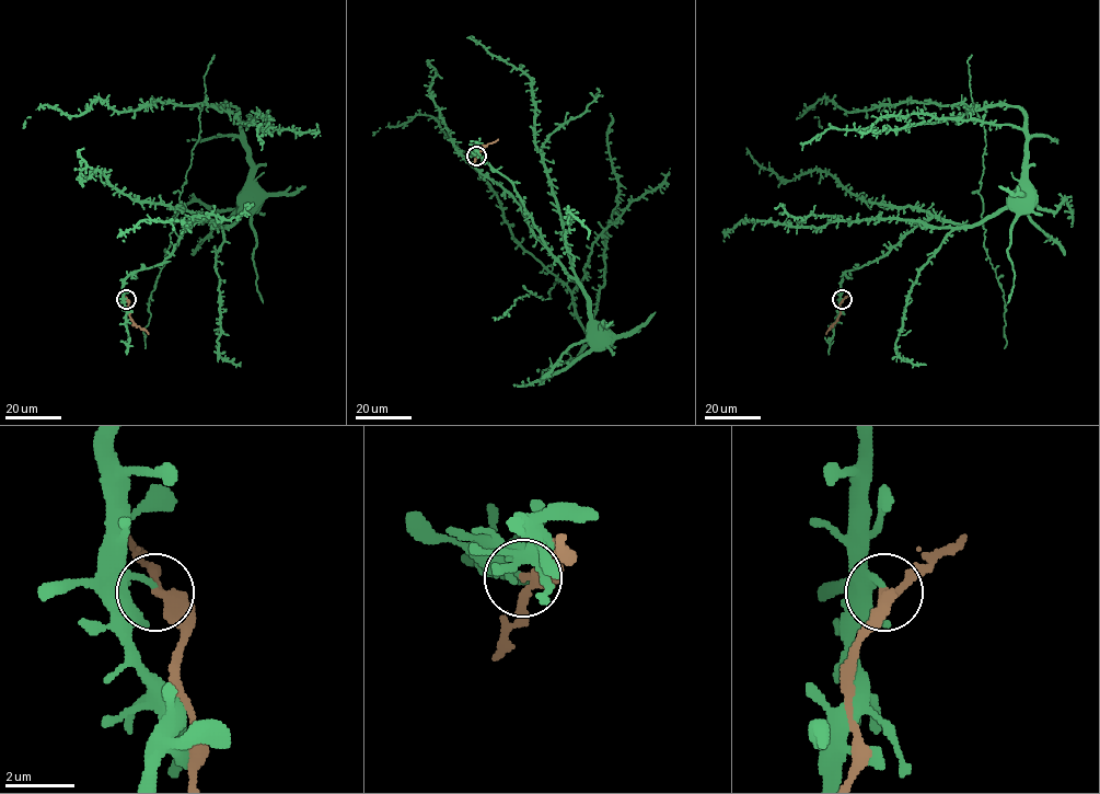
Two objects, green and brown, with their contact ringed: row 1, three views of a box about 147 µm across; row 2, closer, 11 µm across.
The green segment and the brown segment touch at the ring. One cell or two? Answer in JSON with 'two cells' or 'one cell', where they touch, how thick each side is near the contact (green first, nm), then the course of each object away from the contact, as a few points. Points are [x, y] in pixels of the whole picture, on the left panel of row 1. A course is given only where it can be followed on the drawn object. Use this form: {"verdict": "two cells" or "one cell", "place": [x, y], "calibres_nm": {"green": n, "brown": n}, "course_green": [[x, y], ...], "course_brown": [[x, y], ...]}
{"verdict": "two cells", "place": [126, 299], "calibres_nm": {"green": 140, "brown": 320}, "course_green": [[126, 299], [123, 282], [136, 272], [162, 262], [196, 218], [230, 225], [238, 218], [241, 197], [250, 200]], "course_brown": [[126, 299], [130, 320], [148, 334]]}

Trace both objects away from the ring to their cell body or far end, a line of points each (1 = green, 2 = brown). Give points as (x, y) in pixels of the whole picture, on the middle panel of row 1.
1: (476, 156), (512, 183), (550, 253), (579, 286), (587, 301), (591, 328), (600, 334)
2: (476, 156), (498, 139)

